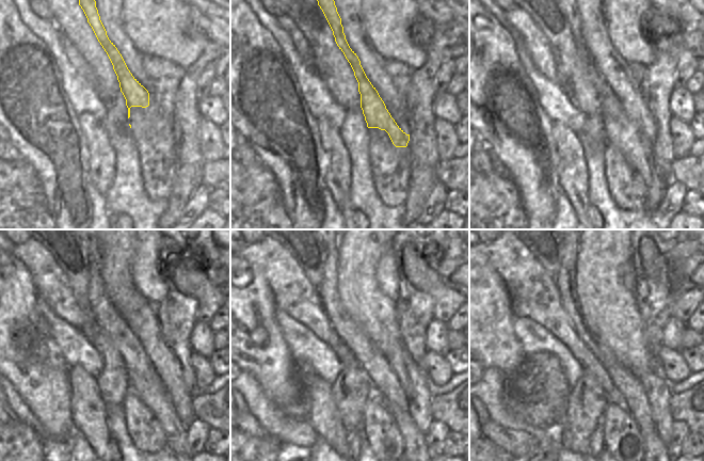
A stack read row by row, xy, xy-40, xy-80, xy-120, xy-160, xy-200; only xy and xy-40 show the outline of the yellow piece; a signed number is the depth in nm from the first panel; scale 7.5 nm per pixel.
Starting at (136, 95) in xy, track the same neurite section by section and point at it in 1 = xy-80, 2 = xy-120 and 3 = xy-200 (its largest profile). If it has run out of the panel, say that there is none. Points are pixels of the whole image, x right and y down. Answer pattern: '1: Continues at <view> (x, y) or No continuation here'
1: Continues at xy-80 (620, 131)
2: Continues at xy-120 (154, 395)
3: Continues at xy-200 (654, 446)

